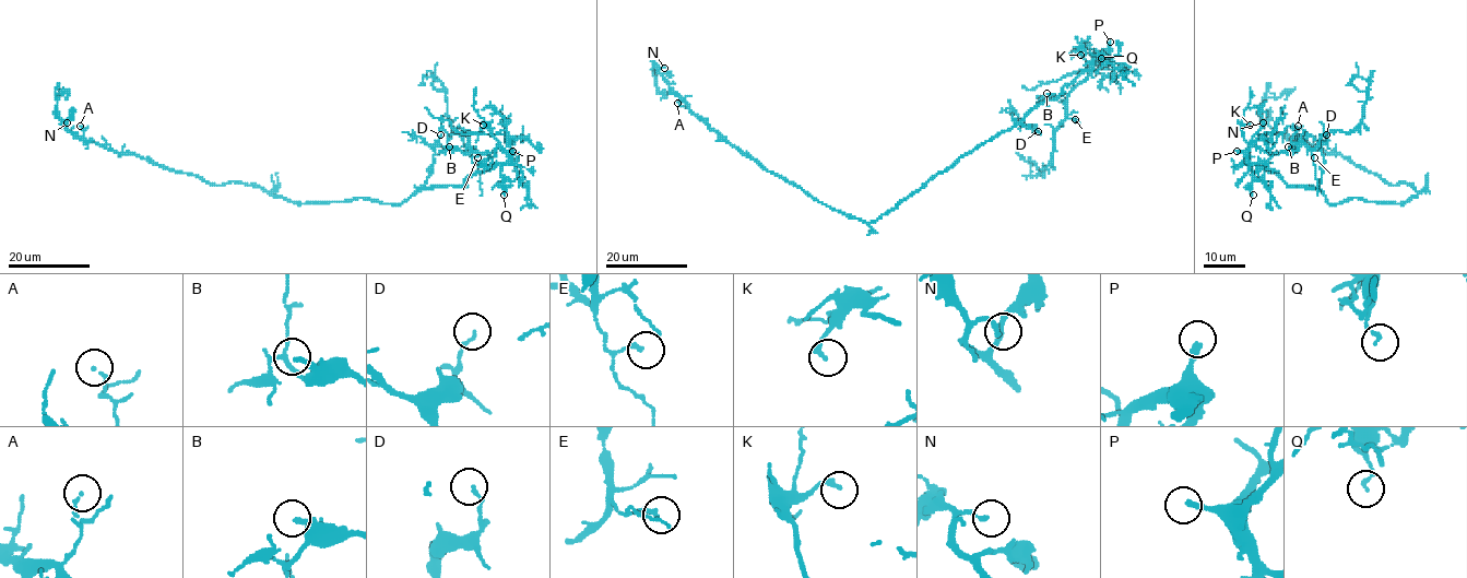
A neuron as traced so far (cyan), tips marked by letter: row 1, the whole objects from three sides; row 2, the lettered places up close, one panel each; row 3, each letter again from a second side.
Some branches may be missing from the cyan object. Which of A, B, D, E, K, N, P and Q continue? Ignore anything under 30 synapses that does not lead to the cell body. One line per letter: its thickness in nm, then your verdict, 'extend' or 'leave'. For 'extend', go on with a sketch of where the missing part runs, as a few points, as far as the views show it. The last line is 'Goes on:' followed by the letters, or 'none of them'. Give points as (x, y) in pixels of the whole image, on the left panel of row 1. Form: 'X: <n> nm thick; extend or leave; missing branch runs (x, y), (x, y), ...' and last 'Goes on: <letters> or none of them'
A: 130 nm thick; leave
B: 200 nm thick; leave
D: 110 nm thick; leave
E: 130 nm thick; leave
K: 170 nm thick; leave
N: 130 nm thick; leave
P: 240 nm thick; extend
Q: 140 nm thick; leave
Goes on: P

